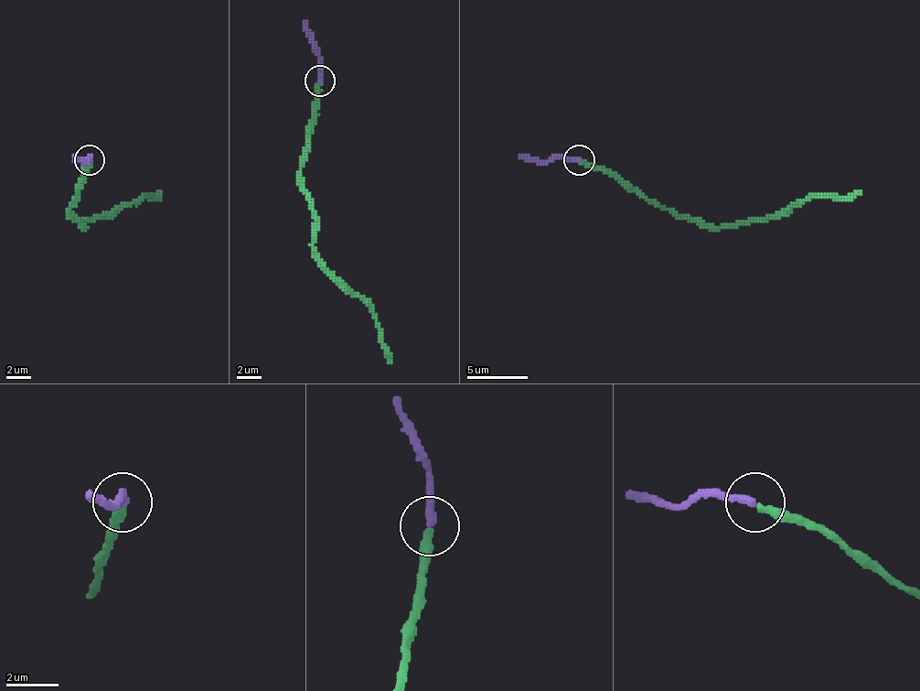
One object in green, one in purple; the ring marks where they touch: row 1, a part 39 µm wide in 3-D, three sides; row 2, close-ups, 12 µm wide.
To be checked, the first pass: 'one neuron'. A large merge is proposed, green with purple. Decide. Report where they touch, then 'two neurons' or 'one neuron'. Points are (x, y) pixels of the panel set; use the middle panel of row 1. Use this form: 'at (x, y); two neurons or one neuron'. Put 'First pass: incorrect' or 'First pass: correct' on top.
First pass: correct
at (319, 80); one neuron

